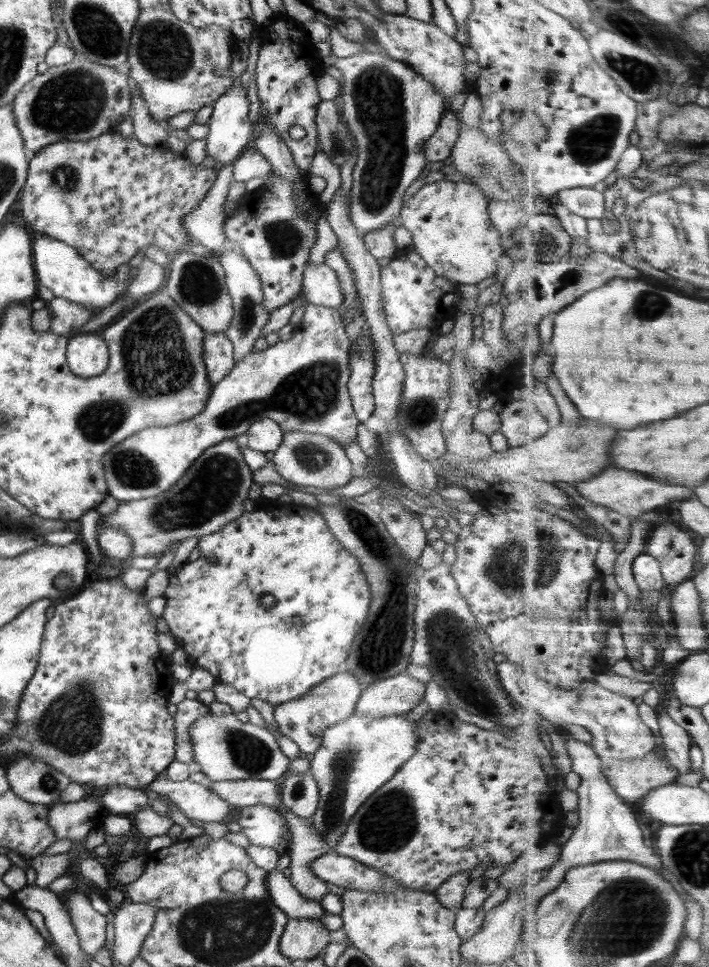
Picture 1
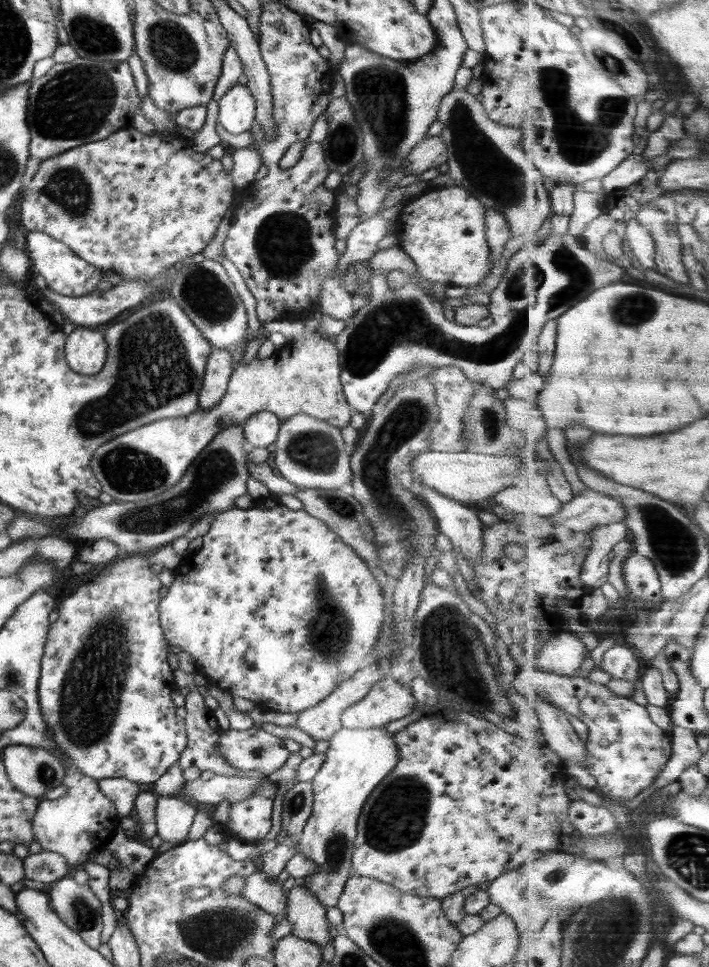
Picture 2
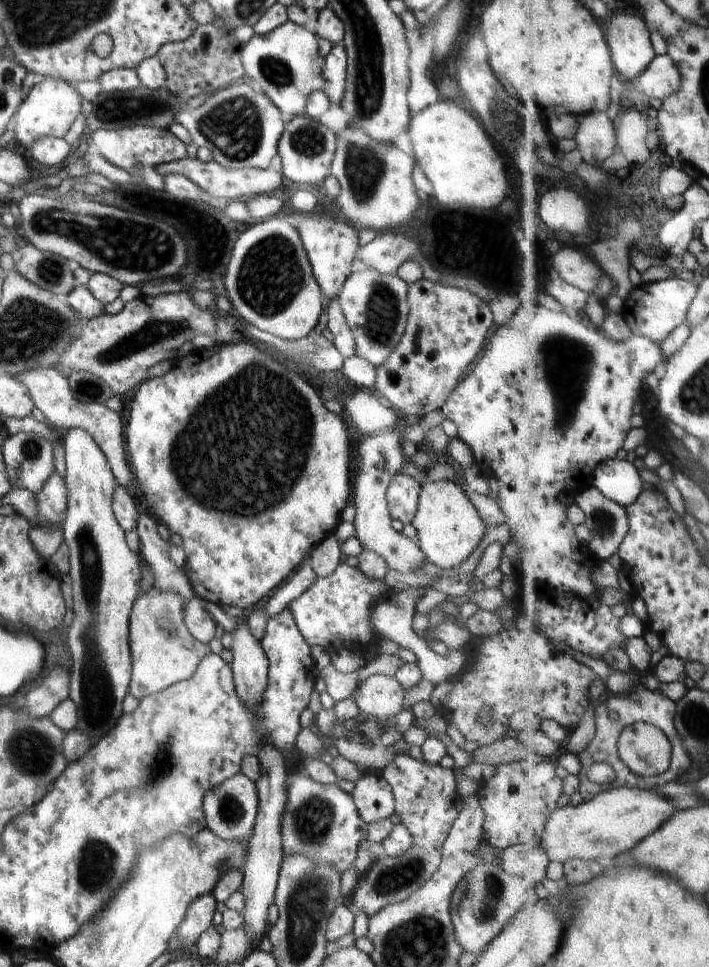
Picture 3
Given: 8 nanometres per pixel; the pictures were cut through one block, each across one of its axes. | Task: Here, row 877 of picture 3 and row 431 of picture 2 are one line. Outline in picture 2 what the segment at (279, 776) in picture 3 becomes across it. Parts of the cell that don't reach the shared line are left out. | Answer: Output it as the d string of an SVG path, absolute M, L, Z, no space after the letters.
M270 412L254 414L242 424L244 438L253 448L267 448L276 442L281 421Z

